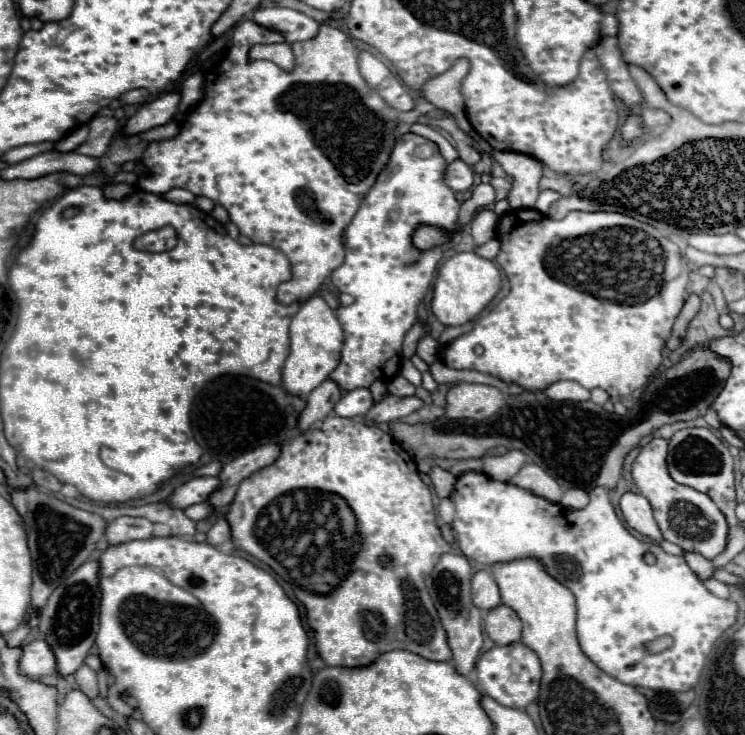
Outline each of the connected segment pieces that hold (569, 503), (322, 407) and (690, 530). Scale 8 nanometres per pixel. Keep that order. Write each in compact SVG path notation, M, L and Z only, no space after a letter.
M570 488L564 492L562 504L566 508L584 508L588 504L588 492L582 488Z
M324 380L316 390L312 390L312 394L308 396L308 406L304 408L302 416L300 416L300 430L306 430L308 426L312 426L314 422L324 420L332 410L334 404L346 394L346 390L342 390L334 380Z
M652 438L632 464L632 478L640 494L648 498L654 510L654 518L664 534L664 540L678 544L686 552L700 554L704 558L716 558L728 546L728 522L720 508L708 494L702 494L690 486L682 486L668 474L668 440Z

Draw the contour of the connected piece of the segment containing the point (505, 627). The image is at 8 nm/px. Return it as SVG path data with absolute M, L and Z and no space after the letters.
M500 604L492 610L486 612L484 616L484 628L488 632L488 636L496 642L496 644L512 644L520 640L520 618L516 616L516 612L512 612L512 608Z

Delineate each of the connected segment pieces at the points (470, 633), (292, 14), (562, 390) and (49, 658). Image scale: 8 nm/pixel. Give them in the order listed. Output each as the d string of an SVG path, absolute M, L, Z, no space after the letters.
M444 554L440 558L440 562L434 566L432 574L426 578L426 588L434 600L440 622L446 630L448 646L452 650L454 668L462 676L468 676L474 670L476 660L478 660L480 650L482 650L482 640L484 640L482 638L482 610L472 604L470 578L472 578L470 564L460 554Z
M278 6L256 10L252 14L252 20L258 22L260 26L280 32L288 44L298 40L310 40L318 34L318 28L320 28L320 24L314 18L308 18L298 10L278 8Z
M560 380L560 382L552 382L550 386L546 386L542 390L544 396L552 398L552 400L572 400L572 402L582 402L582 400L590 400L590 390L582 388L580 384L572 382L572 380Z
M34 640L24 646L20 670L30 678L42 678L56 672L56 656L46 640Z

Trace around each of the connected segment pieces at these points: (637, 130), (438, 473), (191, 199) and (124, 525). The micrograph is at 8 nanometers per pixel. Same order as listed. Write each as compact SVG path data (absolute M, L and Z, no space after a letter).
M630 116L630 118L626 120L626 124L622 126L622 136L624 136L624 140L630 142L630 140L642 136L642 134L646 134L646 130L644 130L644 126L642 126L642 118Z
M432 466L430 468L430 478L432 478L432 484L434 484L434 490L436 490L436 496L438 498L448 498L454 484L456 484L456 476L446 470L446 468L440 468L440 466Z
M172 188L166 194L162 194L162 198L174 204L194 204L196 202L196 196L192 196L192 192L182 190L182 188Z
M120 516L106 526L106 542L108 546L118 546L132 540L142 540L152 536L152 522L146 518Z

